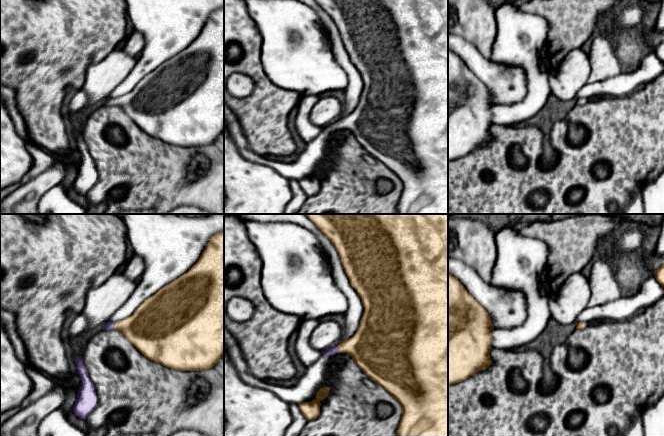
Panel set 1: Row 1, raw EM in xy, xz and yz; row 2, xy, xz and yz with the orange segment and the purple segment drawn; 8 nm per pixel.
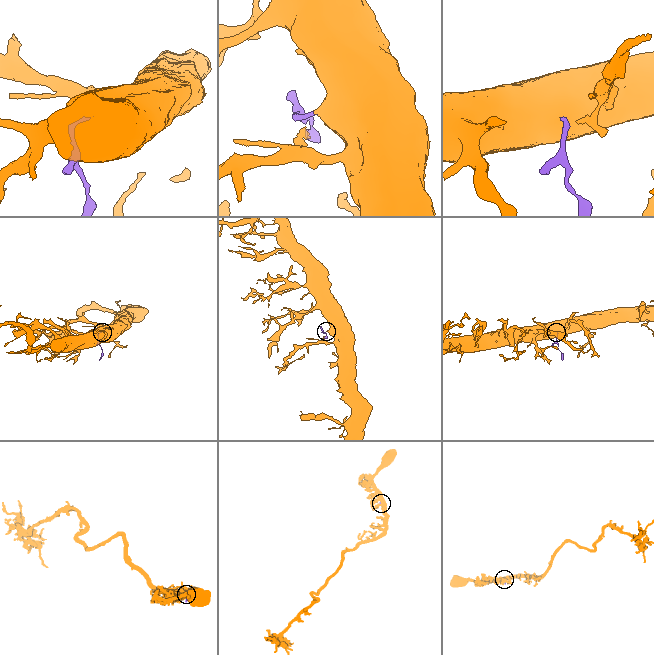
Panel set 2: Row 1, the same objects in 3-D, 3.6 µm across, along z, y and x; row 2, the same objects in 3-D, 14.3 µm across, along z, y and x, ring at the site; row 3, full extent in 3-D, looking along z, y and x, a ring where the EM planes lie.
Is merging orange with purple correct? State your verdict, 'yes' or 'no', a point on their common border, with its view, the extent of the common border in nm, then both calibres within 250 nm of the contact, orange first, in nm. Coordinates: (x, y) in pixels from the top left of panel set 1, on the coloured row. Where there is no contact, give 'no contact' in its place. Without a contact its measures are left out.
yes | xz (338, 348) | 80 nm | 320/60 nm

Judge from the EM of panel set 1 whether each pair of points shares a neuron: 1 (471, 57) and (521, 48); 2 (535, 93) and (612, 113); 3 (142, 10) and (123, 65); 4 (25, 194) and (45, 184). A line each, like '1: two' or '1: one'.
1: two
2: two
3: two
4: one

